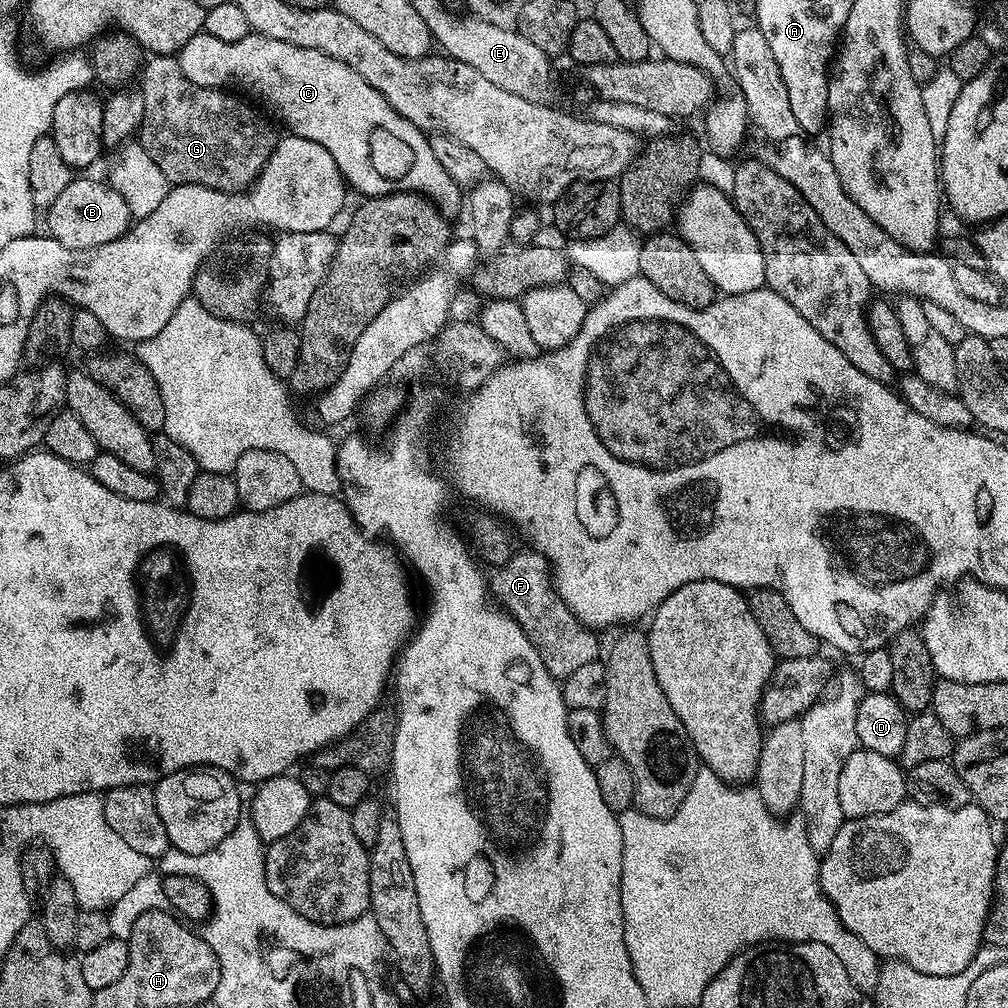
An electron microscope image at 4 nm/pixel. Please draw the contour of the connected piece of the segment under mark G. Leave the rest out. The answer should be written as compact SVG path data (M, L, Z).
M172 54L149 55L139 80L138 91L144 100L144 109L138 129L138 143L146 154L150 154L150 158L154 158L154 166L166 174L168 181L172 184L201 184L223 192L238 192L256 181L256 175L268 160L278 136L251 108L253 105L247 99L228 90L203 88L190 82L182 74L177 57Z

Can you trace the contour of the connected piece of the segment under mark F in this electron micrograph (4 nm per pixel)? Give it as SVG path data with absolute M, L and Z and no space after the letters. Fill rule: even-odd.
M517 550L510 562L499 565L490 576L490 596L493 601L522 626L526 638L538 651L546 670L559 681L564 681L574 670L585 662L601 659L600 640L595 631L587 628L566 606L566 602L556 593L552 583L552 573L548 559L535 550Z

